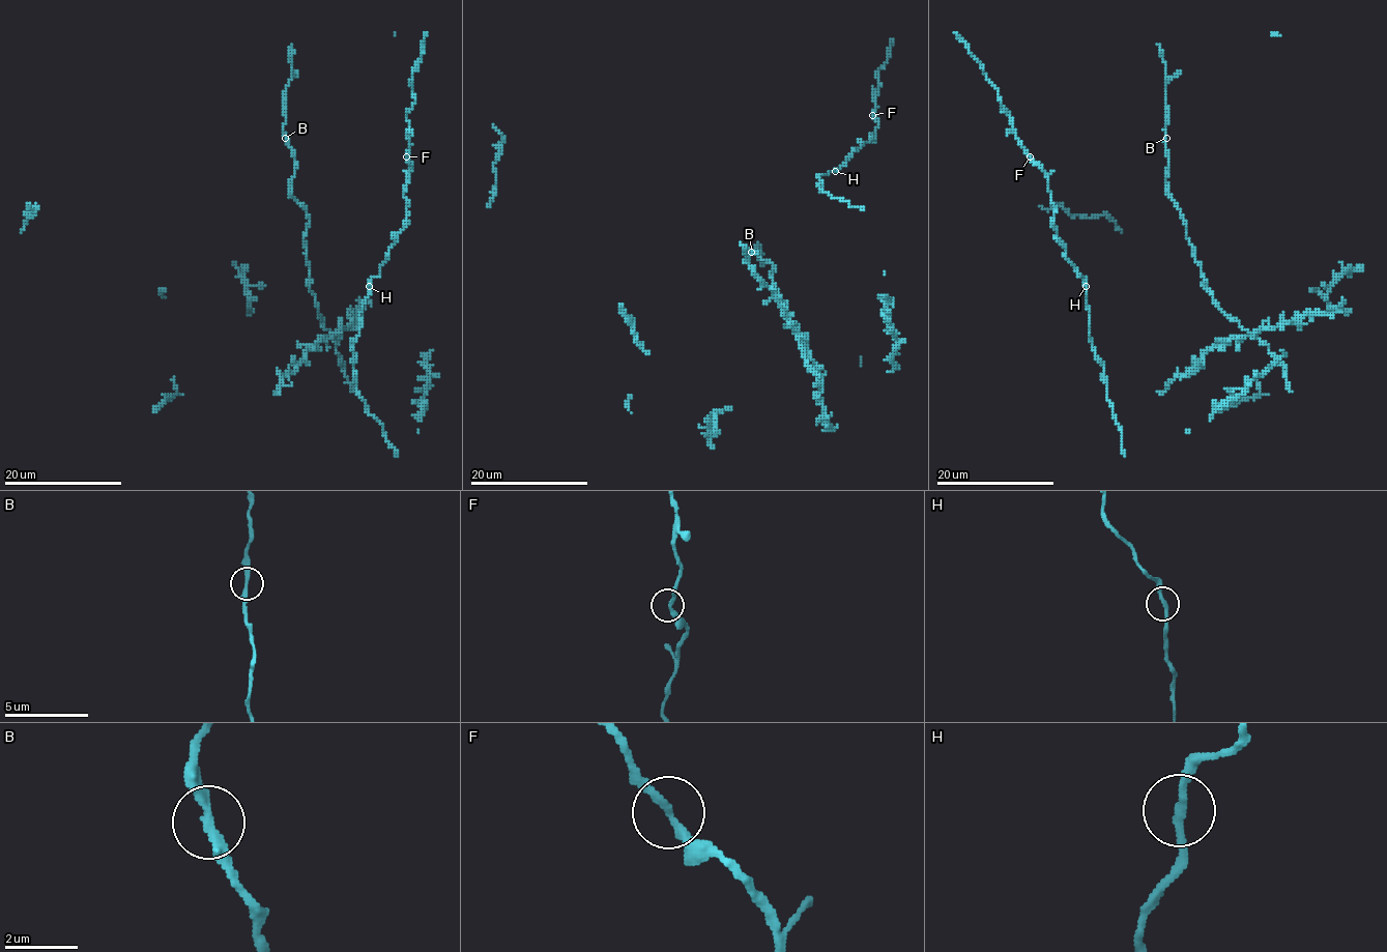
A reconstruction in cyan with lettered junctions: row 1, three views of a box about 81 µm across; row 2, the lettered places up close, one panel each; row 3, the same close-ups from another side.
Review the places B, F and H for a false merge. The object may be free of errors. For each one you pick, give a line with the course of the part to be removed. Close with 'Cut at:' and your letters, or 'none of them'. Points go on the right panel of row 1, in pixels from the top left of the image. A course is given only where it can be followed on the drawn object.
Cut at: none of them

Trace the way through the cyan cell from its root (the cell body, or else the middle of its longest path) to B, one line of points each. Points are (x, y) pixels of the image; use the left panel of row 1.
B: (352, 314), (344, 329), (333, 335), (319, 317), (306, 261), (309, 214), (289, 192), (295, 156), (285, 138)

